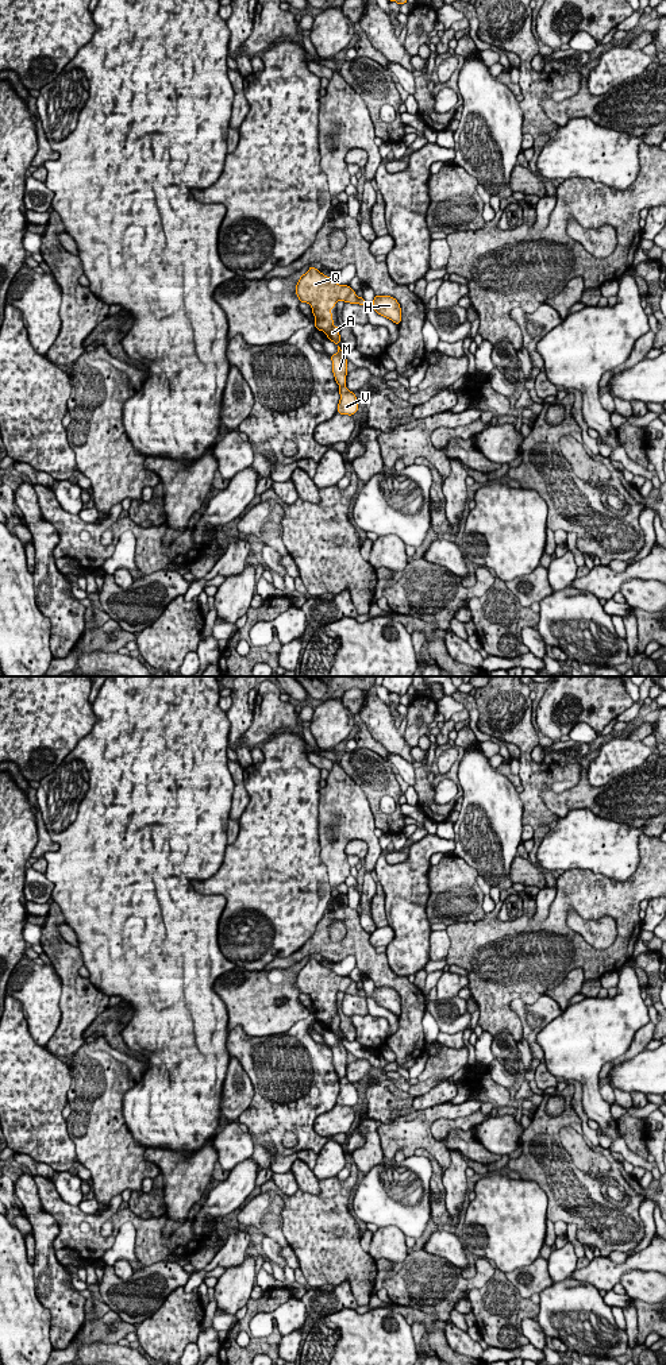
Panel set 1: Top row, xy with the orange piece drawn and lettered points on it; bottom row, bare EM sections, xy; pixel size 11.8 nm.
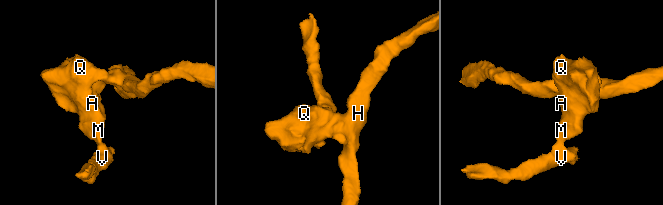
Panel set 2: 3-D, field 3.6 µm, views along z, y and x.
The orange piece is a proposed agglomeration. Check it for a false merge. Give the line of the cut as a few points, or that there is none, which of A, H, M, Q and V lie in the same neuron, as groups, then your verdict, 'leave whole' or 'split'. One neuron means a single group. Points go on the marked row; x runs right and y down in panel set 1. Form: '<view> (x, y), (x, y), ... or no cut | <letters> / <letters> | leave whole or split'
xy (343, 385), (341, 388) | A H M Q / V | split

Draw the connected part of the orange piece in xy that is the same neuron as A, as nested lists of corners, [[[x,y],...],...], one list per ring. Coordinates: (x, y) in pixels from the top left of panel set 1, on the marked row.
[[[313,266],[300,277],[294,293],[300,302],[311,305],[316,329],[323,331],[336,346],[342,339],[339,327],[334,325],[331,309],[339,300],[366,305],[363,297],[358,297],[349,285],[338,285]]]

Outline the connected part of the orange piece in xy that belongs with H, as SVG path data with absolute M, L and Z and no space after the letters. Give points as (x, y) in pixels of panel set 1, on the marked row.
M374 296L372 306L378 315L396 324L401 323L401 308L396 298L390 296Z

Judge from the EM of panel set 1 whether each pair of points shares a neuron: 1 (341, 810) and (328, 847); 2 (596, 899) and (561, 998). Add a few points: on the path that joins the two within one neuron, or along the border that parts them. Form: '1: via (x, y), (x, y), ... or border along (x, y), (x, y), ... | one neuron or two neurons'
1: via (341, 820), (338, 841) | one neuron
2: border along (582, 968), (573, 968), (558, 986), (547, 990) | two neurons

